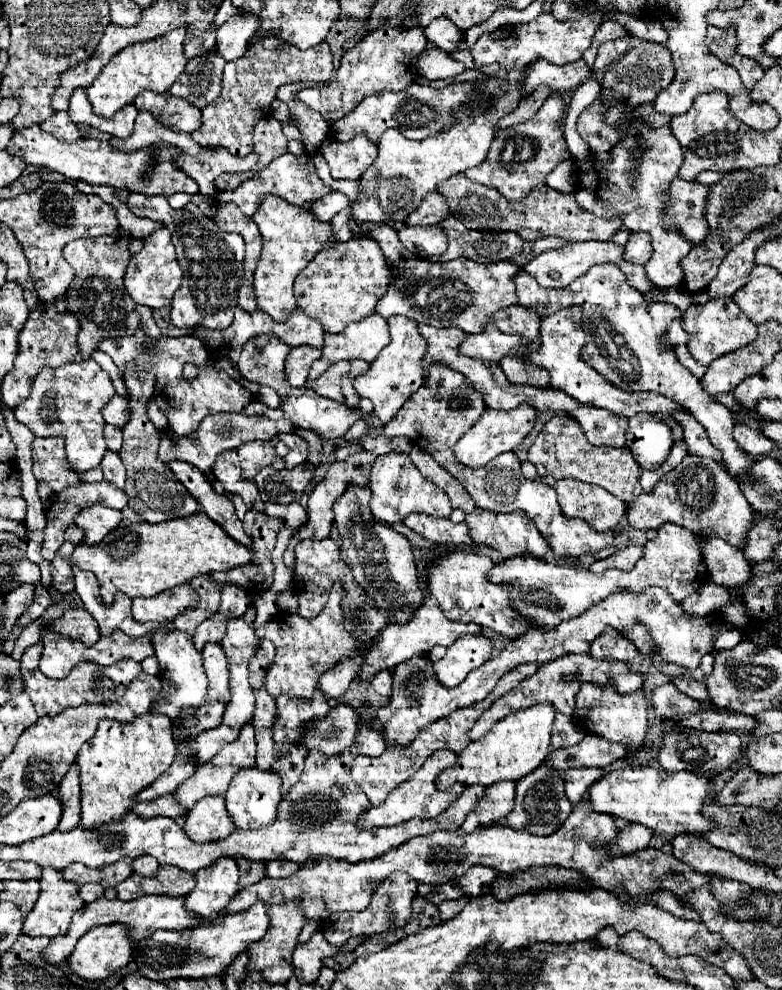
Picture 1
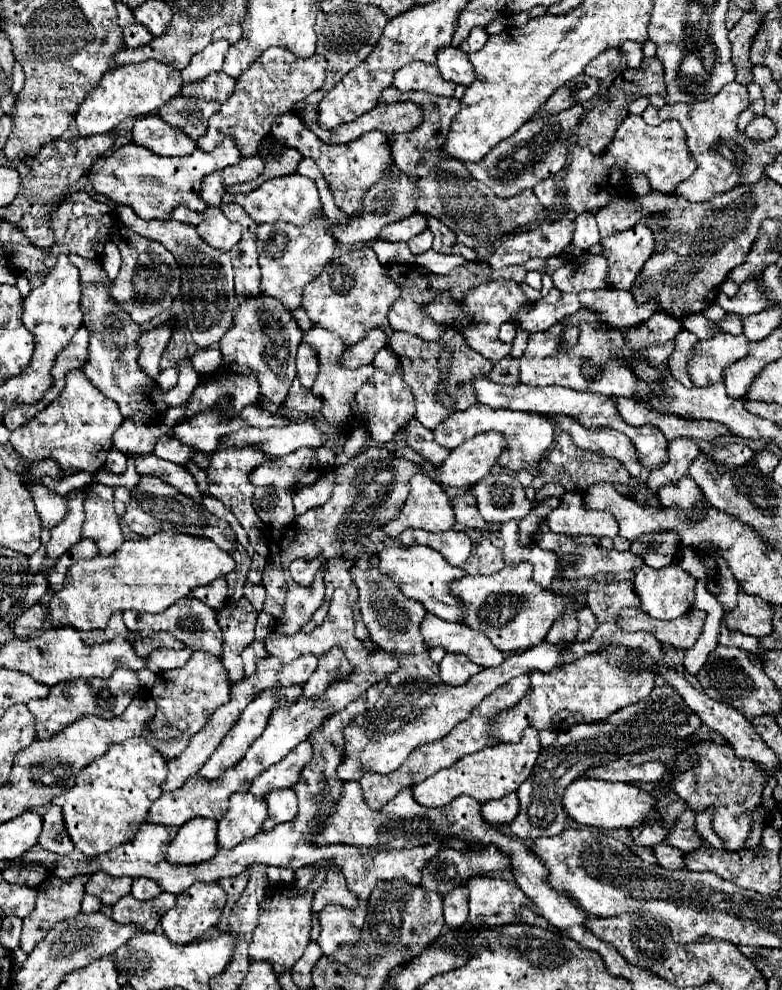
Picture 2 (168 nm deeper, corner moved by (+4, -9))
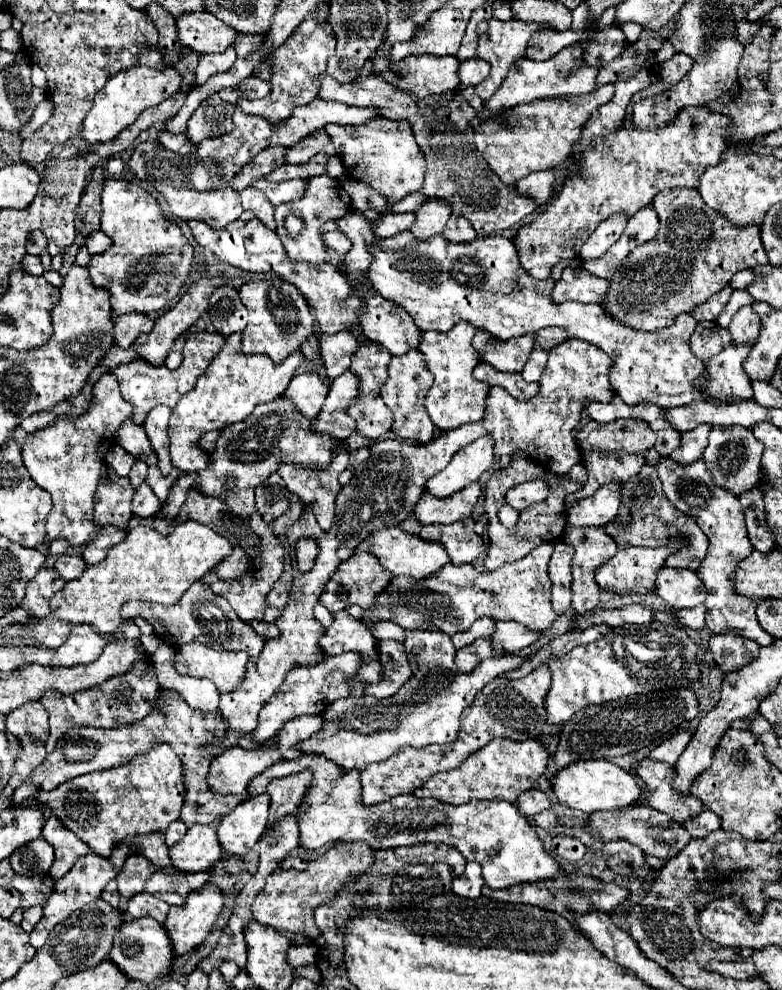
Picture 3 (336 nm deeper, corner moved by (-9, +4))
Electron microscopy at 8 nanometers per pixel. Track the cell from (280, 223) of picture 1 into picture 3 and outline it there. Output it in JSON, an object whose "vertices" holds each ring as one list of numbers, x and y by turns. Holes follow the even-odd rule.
{"vertices":[[312,177,308,181,308,189,302,199,284,203,276,207,276,233,292,261,306,261,308,265,324,265,328,261,328,251,322,241,322,231,320,227,330,221,330,219,340,219,346,215,350,201,348,193,342,189,342,183,338,179,330,177]]}

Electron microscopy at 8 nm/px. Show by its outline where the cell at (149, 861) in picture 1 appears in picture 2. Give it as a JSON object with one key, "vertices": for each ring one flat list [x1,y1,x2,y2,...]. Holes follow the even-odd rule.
{"vertices":[[147,878,133,880,131,896,137,900,151,900,151,898,157,898,161,892,163,890,161,890,161,886,157,886,157,882,149,882]]}

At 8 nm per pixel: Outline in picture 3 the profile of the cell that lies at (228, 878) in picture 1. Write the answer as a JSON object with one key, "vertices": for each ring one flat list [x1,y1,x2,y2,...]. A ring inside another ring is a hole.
{"vertices":[[206,885,204,891,190,891,186,905,172,905,164,923,176,955,186,955,198,947,212,931,224,907,224,893,216,885]]}

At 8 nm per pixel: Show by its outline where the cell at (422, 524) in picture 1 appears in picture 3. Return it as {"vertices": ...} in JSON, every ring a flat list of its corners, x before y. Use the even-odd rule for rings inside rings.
{"vertices":[[462,519,450,525,424,525,420,537,444,543,454,565,474,563,484,551,484,539,476,535,474,519]]}

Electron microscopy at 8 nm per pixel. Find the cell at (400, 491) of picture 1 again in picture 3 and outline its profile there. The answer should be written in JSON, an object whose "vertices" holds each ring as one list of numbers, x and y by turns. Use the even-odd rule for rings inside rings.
{"vertices":[[472,483,472,485,464,487,462,491,454,493,452,497,442,497,442,499,424,491,424,495,420,497,420,501,414,509,414,517,424,525,454,523,454,521,466,519,472,515,480,493,482,493,482,489,478,483]]}

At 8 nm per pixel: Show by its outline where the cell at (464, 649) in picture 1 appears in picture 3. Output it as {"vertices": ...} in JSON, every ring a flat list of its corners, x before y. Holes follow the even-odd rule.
{"vertices":[[476,639,474,643,456,651,456,667,462,673,472,673,480,665,480,661,494,655,498,653,490,647,490,639]]}

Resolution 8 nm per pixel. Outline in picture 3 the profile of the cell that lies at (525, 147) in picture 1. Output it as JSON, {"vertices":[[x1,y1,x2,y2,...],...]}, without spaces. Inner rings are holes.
{"vertices":[[602,85,594,93,588,95,570,95,570,97,554,97,540,99,526,105,516,105,506,113,506,123,500,119,486,119,478,127,476,133,476,149,484,155,490,169,506,183,514,185,520,179,528,177,534,171,544,171,562,165,570,153,574,143,578,141,582,127,590,119,590,115,614,95,614,85]]}

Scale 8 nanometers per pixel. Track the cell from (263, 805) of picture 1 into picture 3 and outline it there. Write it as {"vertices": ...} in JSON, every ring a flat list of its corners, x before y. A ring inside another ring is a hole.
{"vertices":[[260,793,258,797,250,797,238,803,220,821,218,827,220,845,234,855,246,855,266,829,268,809,270,809,268,793]]}

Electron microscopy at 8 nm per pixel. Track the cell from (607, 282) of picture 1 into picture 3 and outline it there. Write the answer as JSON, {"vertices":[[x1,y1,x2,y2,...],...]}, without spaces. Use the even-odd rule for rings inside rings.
{"vertices":[[532,349,528,363,522,369,522,377,526,381,540,381,548,361,548,349]]}

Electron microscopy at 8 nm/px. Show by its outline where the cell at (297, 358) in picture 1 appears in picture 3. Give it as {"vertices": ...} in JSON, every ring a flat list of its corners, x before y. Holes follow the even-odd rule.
{"vertices":[[342,331,334,335,318,335,320,355,330,379,336,379,350,367,350,357,356,349,356,337]]}

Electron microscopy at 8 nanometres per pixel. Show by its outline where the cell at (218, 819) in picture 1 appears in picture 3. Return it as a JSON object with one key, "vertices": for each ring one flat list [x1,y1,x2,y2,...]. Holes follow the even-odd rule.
{"vertices":[[220,819,208,825,192,825,186,835,170,847,172,865,180,871,198,873,208,871,222,857,222,845,218,845,216,829]]}

